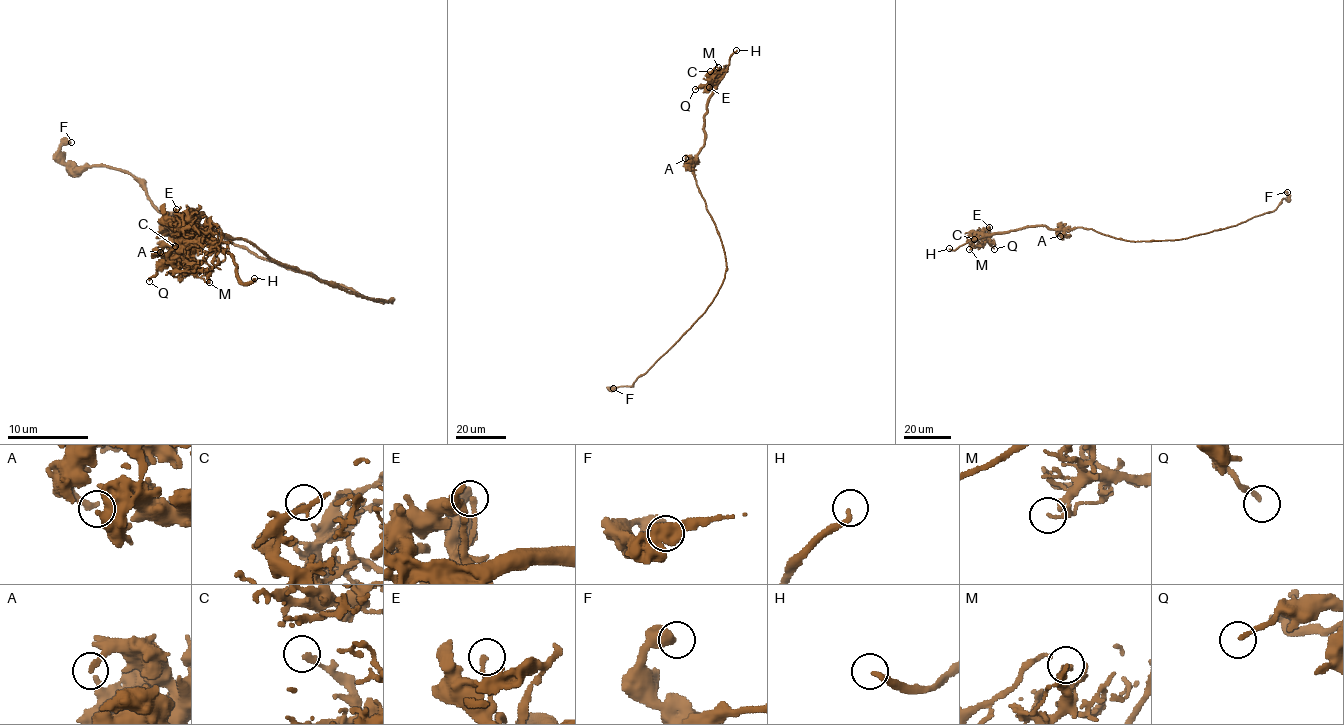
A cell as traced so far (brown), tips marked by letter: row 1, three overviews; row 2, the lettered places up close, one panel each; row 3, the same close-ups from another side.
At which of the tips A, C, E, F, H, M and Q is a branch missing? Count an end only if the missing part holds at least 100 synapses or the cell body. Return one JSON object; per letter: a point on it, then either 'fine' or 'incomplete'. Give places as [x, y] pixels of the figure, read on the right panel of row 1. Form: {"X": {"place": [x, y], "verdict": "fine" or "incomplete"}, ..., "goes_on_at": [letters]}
{"A": {"place": [1060, 236], "verdict": "fine"}, "C": {"place": [974, 239], "verdict": "fine"}, "E": {"place": [989, 227], "verdict": "fine"}, "F": {"place": [1287, 192], "verdict": "fine"}, "H": {"place": [949, 248], "verdict": "incomplete"}, "M": {"place": [969, 249], "verdict": "fine"}, "Q": {"place": [994, 249], "verdict": "fine"}, "goes_on_at": ["H"]}

